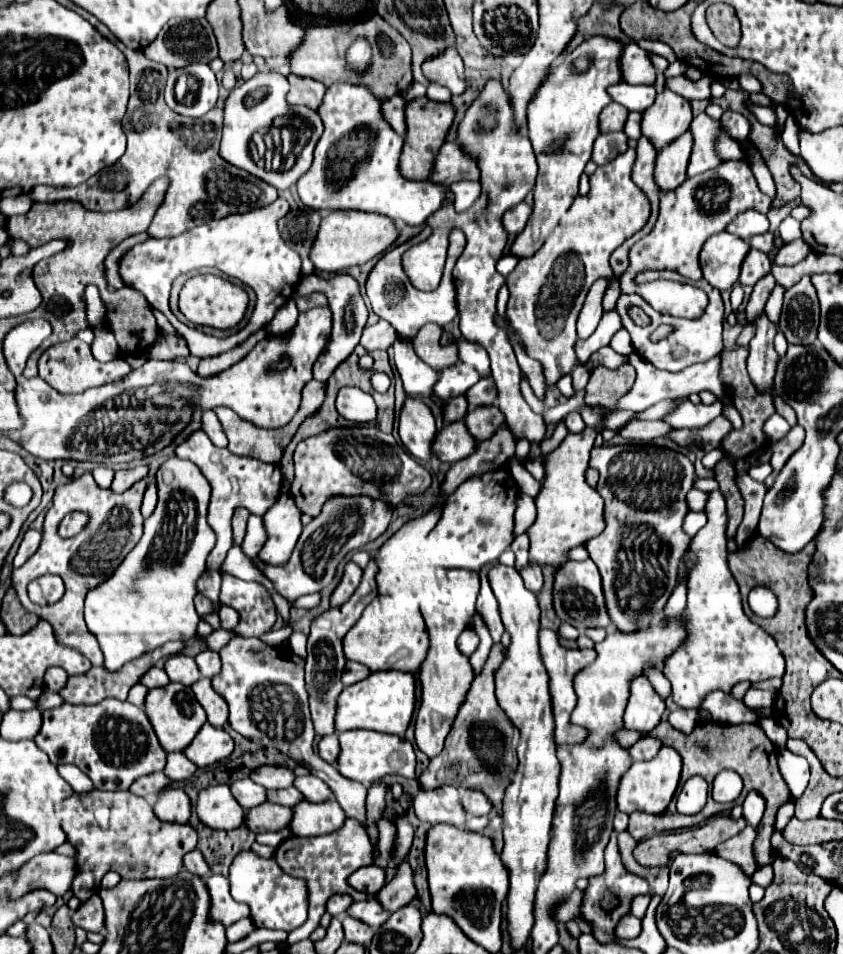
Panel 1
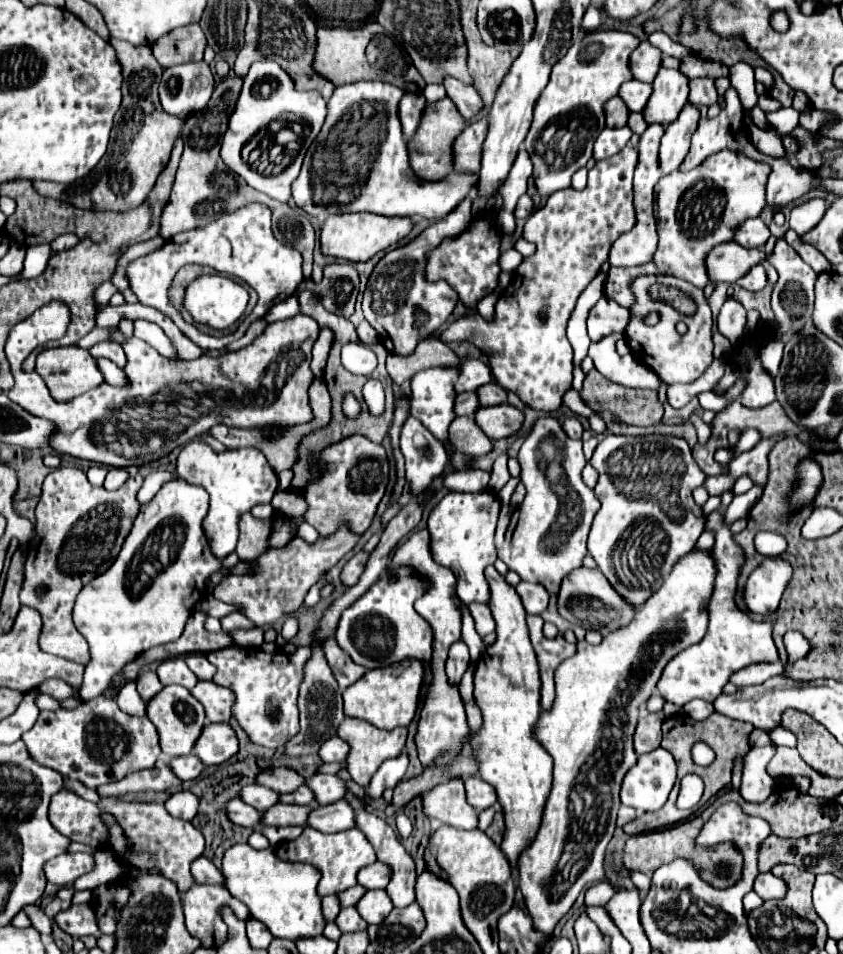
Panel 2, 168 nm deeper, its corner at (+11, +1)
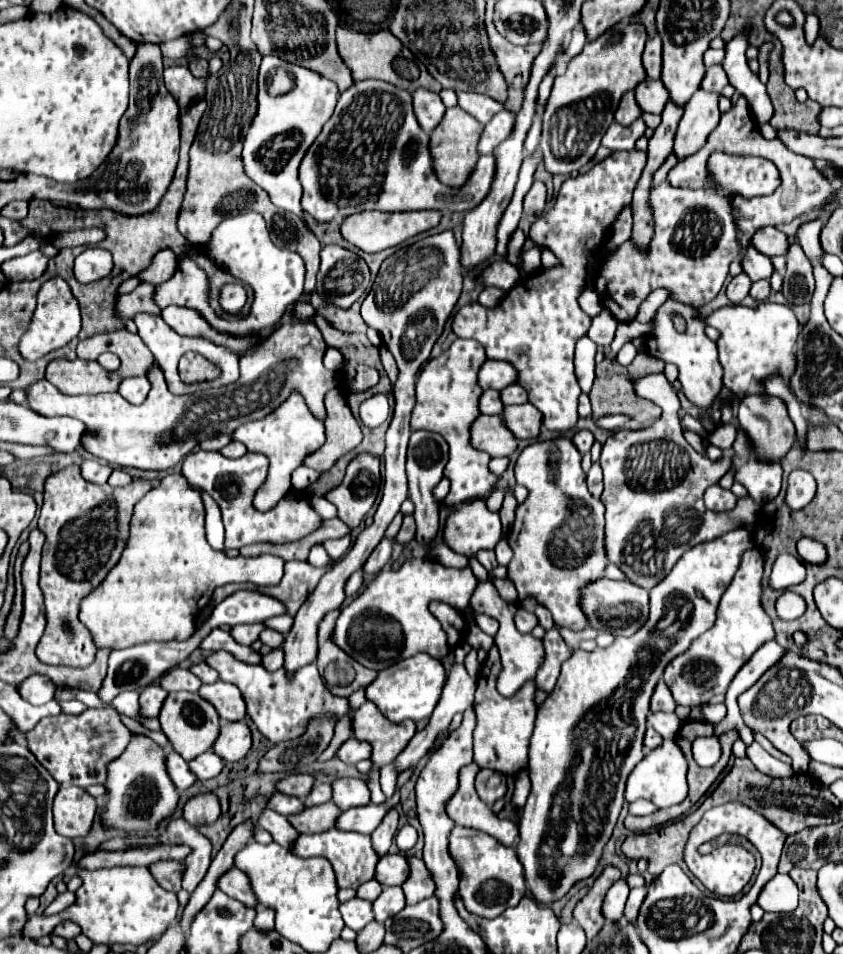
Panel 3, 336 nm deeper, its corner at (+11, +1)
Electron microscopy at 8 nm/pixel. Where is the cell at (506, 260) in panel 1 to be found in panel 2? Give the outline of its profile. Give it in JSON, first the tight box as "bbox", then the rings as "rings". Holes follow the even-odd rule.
{"bbox":[499,249,523,273],"rings":[[[515,249],[505,251],[505,253],[501,255],[501,259],[499,259],[501,269],[503,269],[503,271],[507,271],[507,273],[513,273],[521,261],[523,261],[523,255],[521,255],[519,251],[515,251]]]}

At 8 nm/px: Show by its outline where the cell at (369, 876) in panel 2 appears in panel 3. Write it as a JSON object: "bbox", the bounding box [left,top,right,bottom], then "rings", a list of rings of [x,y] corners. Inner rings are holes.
{"bbox":[375,855,409,887],"rings":[[[383,855],[375,869],[375,879],[385,887],[401,885],[407,875],[409,875],[409,867],[403,855]]]}

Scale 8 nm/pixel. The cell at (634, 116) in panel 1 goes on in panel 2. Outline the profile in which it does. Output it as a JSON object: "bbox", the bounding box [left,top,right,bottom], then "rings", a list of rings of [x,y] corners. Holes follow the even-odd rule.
{"bbox":[629,113,647,135],"rings":[[[631,113],[631,115],[629,115],[629,127],[633,129],[633,133],[641,135],[641,133],[647,129],[647,121],[645,121],[643,113]]]}

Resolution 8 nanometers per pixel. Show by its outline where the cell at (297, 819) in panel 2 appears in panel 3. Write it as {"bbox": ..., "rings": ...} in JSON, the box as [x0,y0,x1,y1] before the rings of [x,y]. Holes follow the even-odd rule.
{"bbox":[287,801,341,833],"rings":[[[329,801],[323,805],[307,807],[297,815],[289,815],[287,819],[299,833],[323,833],[325,829],[331,829],[335,825],[339,813],[341,809],[337,809],[337,805]]]}

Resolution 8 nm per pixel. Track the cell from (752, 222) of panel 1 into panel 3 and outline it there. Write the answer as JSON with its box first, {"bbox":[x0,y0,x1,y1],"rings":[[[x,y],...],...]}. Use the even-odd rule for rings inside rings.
{"bbox":[751,227,787,255],"rings":[[[763,227],[759,231],[755,231],[753,239],[751,239],[751,245],[755,249],[759,249],[761,253],[765,255],[785,255],[785,249],[787,249],[787,235],[777,231],[775,227]]]}

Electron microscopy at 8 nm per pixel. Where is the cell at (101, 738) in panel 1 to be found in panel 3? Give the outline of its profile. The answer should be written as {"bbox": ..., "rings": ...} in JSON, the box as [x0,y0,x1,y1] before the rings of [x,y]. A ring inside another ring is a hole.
{"bbox":[27,705,133,789],"rings":[[[111,705],[101,709],[87,709],[81,715],[61,713],[57,717],[43,717],[27,733],[29,751],[53,775],[53,779],[83,789],[107,781],[107,765],[127,749],[131,739],[133,731],[123,725],[119,713]]]}

